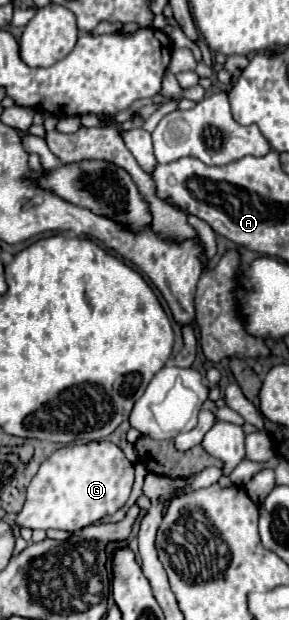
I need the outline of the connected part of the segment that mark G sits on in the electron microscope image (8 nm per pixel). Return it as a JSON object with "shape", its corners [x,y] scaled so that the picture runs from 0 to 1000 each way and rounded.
{"shape":[[[304,713],[284,719],[228,719],[145,745],[131,765],[97,784],[97,803],[76,826],[55,832],[62,852],[201,852],[284,855],[367,829],[422,819],[464,781],[464,748],[429,729],[374,713]]]}

